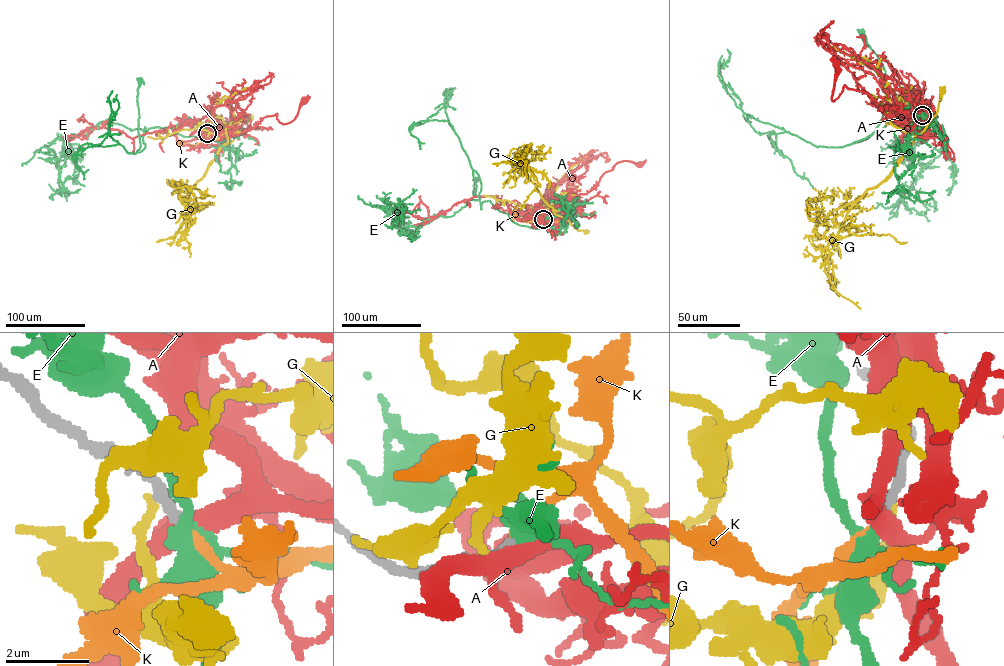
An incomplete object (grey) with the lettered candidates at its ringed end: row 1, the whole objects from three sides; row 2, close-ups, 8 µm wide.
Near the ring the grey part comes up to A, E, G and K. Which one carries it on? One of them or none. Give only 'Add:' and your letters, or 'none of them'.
Add: K

